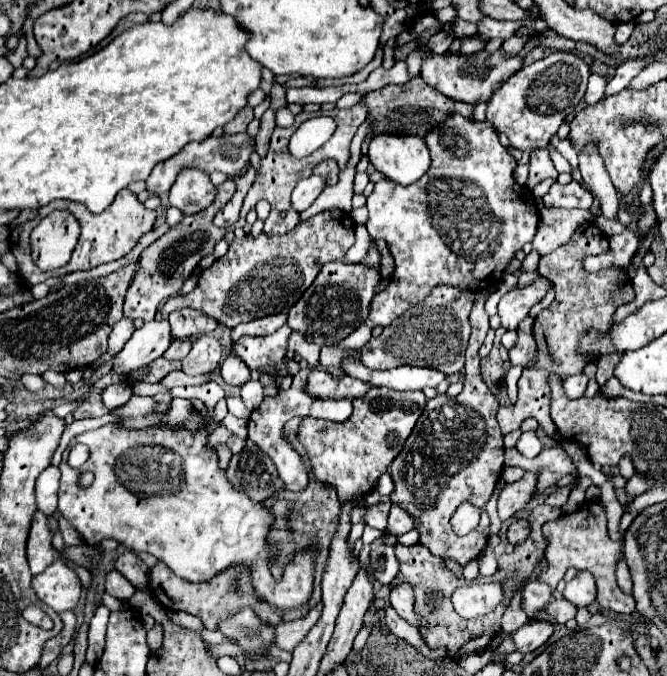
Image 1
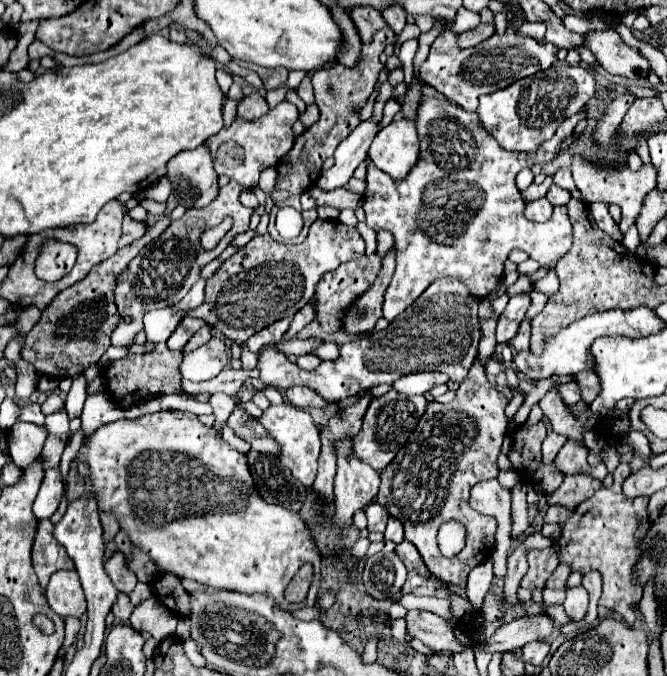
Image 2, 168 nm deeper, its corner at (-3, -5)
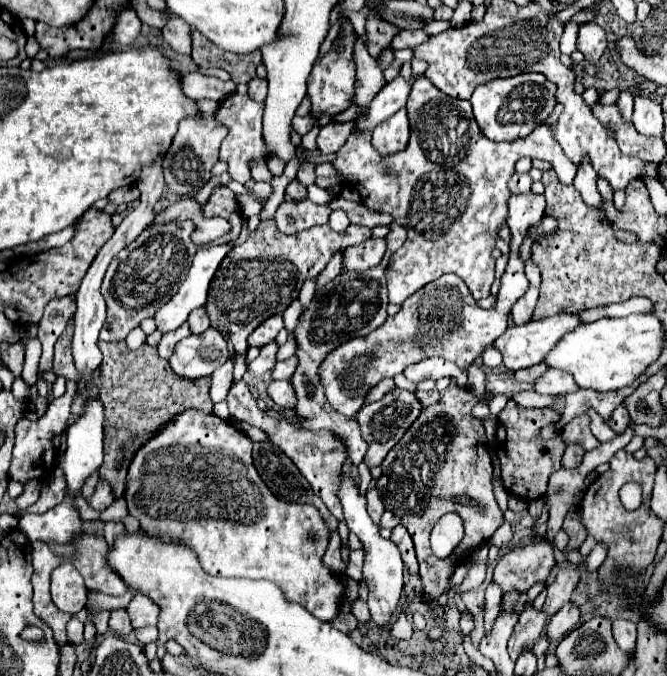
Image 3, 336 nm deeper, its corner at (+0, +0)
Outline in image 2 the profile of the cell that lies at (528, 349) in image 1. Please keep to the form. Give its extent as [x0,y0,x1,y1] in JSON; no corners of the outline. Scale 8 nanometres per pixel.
[508,318,530,352]

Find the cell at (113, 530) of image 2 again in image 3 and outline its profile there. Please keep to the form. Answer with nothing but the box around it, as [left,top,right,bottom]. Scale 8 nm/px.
[95,341,211,499]

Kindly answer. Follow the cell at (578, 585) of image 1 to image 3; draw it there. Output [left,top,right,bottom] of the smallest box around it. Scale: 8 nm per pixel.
[545,603,579,643]

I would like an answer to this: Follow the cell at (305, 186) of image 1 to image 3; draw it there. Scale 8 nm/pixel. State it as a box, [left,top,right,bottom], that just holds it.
[357,75,411,131]

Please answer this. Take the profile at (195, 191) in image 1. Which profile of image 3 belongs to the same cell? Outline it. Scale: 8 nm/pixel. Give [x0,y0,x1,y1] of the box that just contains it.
[163,99,227,195]

